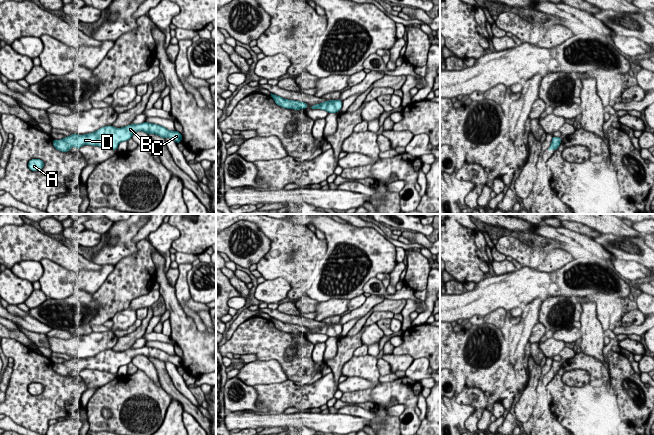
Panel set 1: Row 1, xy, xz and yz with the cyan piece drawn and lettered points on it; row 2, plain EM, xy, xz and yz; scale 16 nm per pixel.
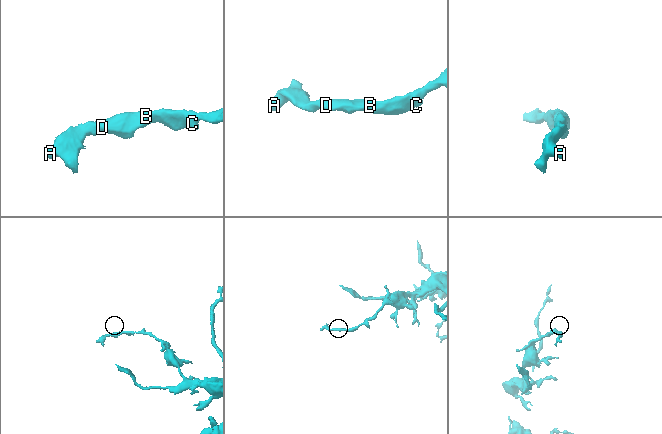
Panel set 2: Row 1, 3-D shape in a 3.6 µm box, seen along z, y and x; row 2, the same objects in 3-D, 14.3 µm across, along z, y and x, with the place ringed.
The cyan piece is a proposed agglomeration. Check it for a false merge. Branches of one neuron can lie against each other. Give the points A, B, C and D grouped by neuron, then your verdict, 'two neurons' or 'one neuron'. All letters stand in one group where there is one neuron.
A B C D; one neuron

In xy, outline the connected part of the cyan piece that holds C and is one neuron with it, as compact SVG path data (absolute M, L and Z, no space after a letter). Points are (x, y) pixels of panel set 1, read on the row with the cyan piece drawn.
M144 122L141 124L131 124L122 128L115 128L112 125L105 126L94 133L78 135L72 134L62 140L54 139L53 146L62 152L68 152L71 147L80 148L83 145L92 145L116 150L120 142L128 141L137 131L147 134L156 134L164 139L171 138L176 143L180 143L182 135L178 131L170 131L165 127L153 123Z

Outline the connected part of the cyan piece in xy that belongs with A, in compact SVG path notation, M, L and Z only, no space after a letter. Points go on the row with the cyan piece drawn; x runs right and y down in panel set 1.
M31 159L28 163L28 167L32 171L40 171L44 167L44 163L40 159Z

